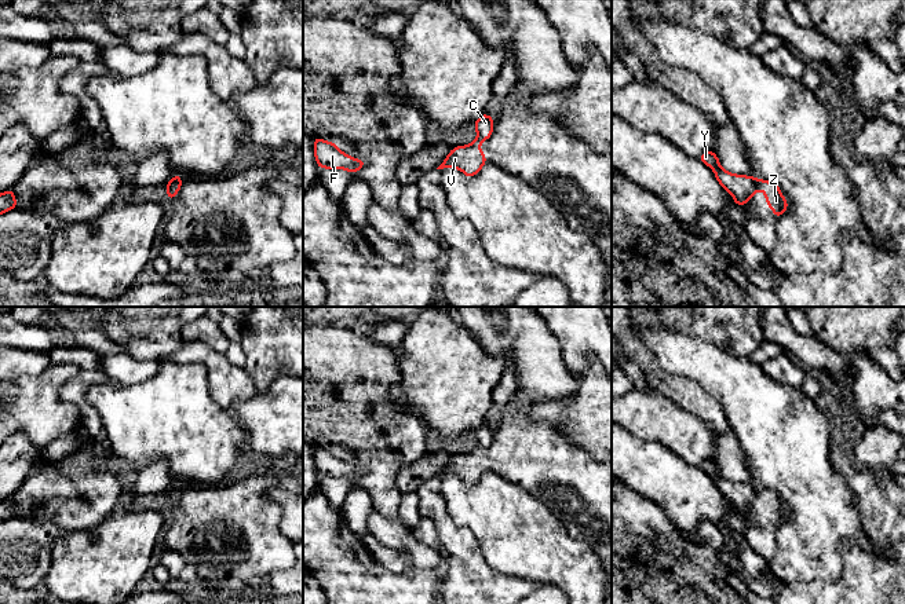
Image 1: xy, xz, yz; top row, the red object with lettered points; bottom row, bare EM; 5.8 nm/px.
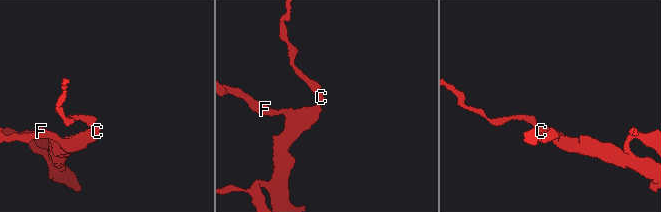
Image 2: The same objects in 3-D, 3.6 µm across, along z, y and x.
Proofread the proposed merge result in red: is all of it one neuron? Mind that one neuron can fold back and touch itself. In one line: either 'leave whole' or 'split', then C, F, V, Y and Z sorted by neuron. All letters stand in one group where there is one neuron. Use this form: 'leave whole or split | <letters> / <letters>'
split | C Y / F V Z

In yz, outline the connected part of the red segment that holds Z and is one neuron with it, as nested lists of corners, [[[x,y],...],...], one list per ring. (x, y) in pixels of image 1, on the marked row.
[[[758,179],[755,188],[751,194],[752,201],[755,198],[756,190],[762,190],[766,194],[767,206],[773,209],[773,213],[777,217],[781,217],[781,215],[788,208],[788,201],[782,197],[780,187],[773,182]]]

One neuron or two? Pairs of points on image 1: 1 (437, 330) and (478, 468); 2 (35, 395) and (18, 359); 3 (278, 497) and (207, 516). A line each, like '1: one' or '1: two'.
1: two
2: two
3: two

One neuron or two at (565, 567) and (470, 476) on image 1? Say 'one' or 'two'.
two

